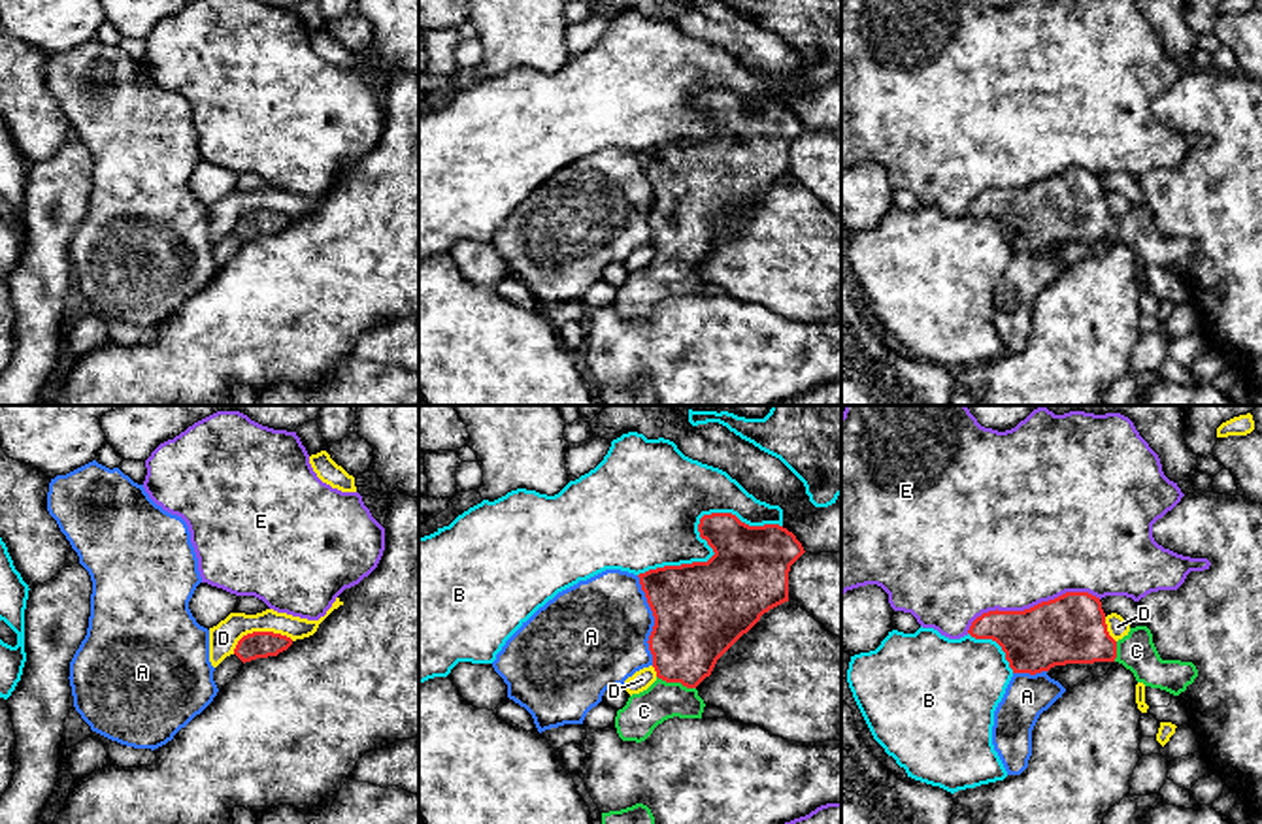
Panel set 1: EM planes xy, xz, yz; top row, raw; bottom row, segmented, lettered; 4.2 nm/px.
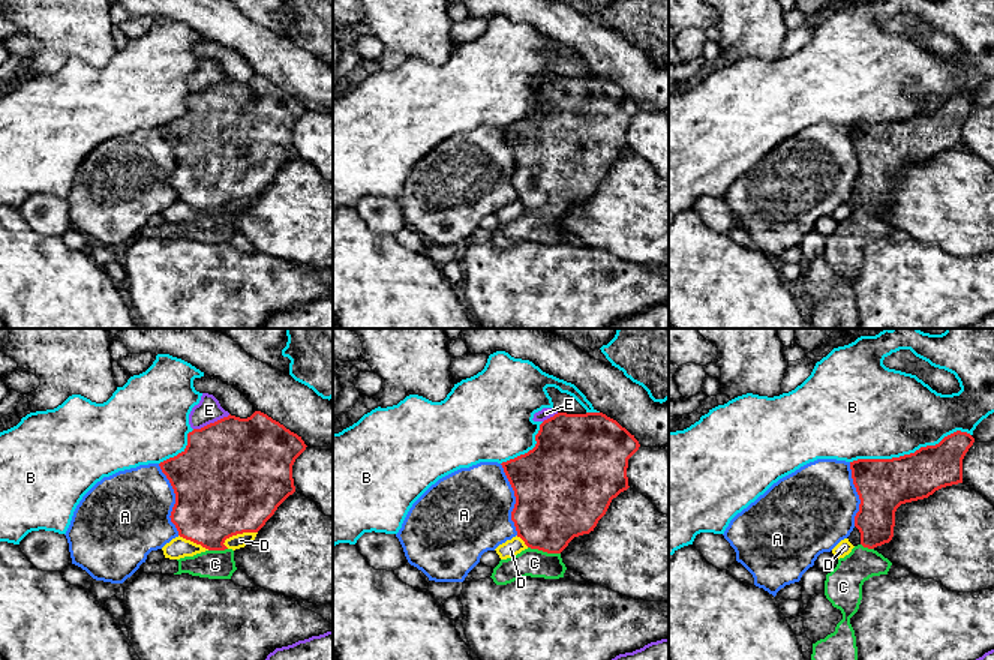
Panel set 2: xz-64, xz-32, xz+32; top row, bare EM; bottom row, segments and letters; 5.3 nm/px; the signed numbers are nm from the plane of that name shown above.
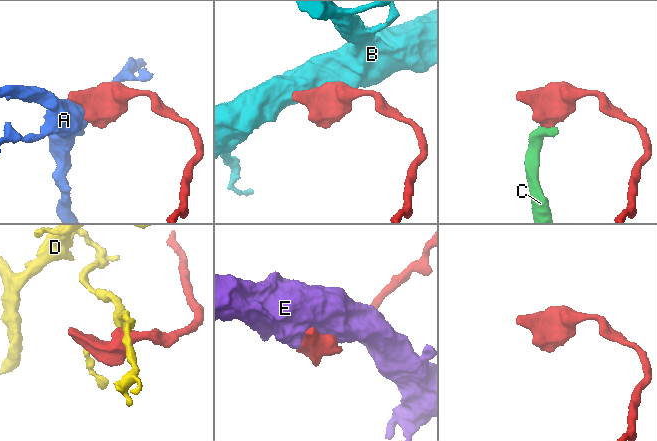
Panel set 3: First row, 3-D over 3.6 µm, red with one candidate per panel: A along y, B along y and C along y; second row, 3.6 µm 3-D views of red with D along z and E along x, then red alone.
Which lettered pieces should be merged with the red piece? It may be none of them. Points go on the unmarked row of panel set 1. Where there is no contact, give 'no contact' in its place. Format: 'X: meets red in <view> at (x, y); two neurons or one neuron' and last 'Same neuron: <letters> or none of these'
A: meets red in xz at (655, 198); two neurons
B: meets red in xz at (700, 112); two neurons
C: meets red in xz at (676, 259); one neuron
D: meets red in xy at (259, 210); two neurons
E: meets red in yz at (1030, 185); two neurons
Same neuron: C

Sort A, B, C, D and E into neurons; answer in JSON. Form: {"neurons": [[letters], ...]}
{"neurons": [["A"], ["B"], ["C"], ["D"], ["E"]]}

